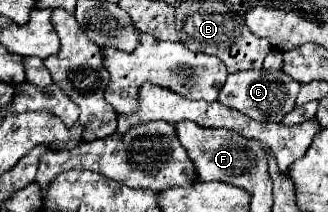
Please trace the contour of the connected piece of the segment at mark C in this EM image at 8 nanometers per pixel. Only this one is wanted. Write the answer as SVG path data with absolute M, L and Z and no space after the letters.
M243 70L227 76L225 86L219 92L219 102L227 108L235 108L255 120L265 122L281 122L287 112L295 108L295 98L299 94L299 82L291 80L283 70L267 72L267 70Z

